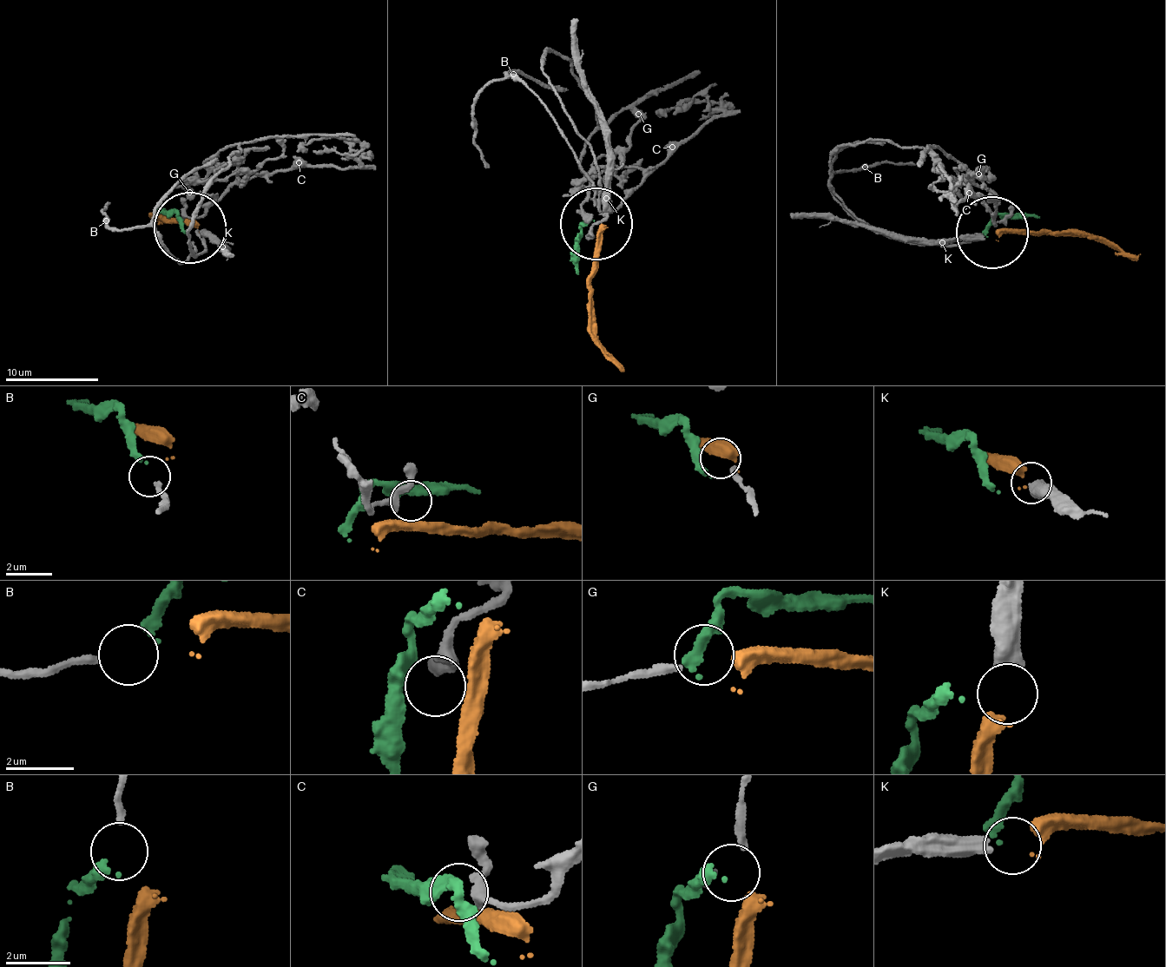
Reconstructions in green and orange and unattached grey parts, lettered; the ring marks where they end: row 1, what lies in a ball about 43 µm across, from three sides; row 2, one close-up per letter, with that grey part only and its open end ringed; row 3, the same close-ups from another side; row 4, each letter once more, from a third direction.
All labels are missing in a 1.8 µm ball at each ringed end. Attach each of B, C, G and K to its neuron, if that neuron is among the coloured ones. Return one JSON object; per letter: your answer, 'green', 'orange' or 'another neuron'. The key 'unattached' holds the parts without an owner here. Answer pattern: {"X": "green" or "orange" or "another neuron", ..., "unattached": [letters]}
{"B": "green", "C": "another neuron", "G": "another neuron", "K": "orange", "unattached": ["C", "G"]}

